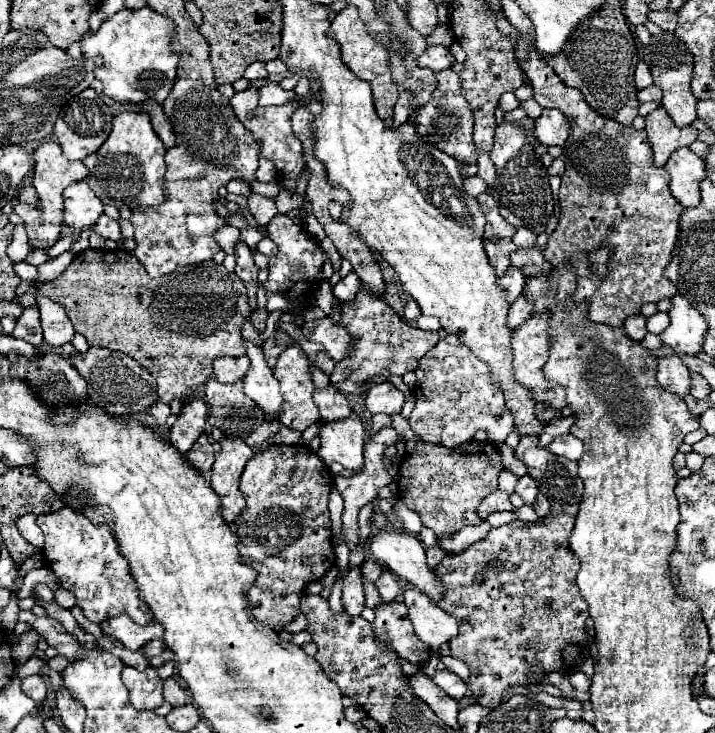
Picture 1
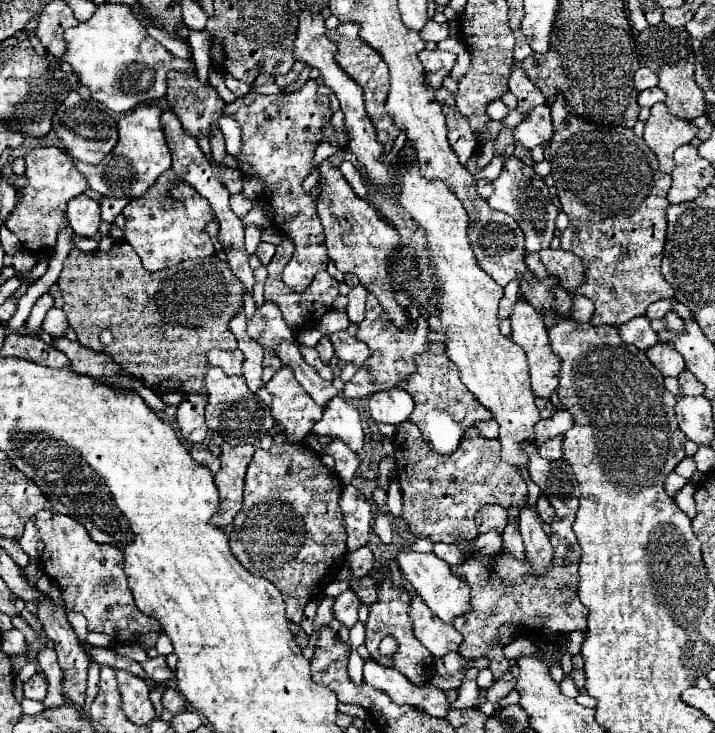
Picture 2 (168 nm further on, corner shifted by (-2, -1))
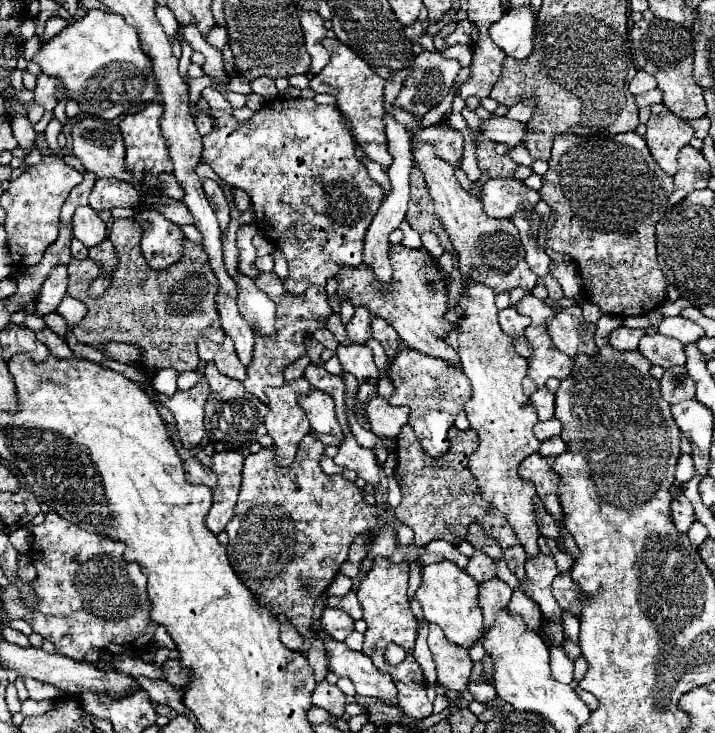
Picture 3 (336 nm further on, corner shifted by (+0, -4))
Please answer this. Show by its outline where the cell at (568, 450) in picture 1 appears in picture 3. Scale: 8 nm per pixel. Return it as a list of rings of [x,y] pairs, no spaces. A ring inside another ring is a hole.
[[[552,436],[552,438],[548,438],[548,440],[544,440],[542,442],[542,446],[540,446],[540,456],[544,456],[544,458],[548,458],[548,456],[558,456],[560,452],[564,452],[566,450],[566,444],[564,444],[564,440],[560,438],[560,436]]]

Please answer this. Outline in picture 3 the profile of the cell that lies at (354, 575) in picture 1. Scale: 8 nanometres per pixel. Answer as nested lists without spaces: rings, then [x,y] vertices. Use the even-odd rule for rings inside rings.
[[[326,608],[320,620],[320,628],[334,640],[344,640],[354,630],[354,620],[342,608]]]

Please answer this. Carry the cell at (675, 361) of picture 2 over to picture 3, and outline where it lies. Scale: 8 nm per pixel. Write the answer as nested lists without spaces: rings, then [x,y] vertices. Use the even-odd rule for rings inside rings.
[[[654,334],[654,336],[644,336],[638,346],[640,354],[646,356],[654,366],[662,368],[672,368],[672,366],[684,366],[686,356],[684,356],[684,344],[680,340]]]

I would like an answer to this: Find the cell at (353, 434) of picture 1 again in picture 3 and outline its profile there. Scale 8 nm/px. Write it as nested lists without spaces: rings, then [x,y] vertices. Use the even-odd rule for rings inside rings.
[[[312,390],[308,396],[300,398],[300,406],[306,410],[306,416],[314,432],[332,434],[340,442],[344,440],[342,426],[334,414],[334,400],[328,394],[320,390]]]

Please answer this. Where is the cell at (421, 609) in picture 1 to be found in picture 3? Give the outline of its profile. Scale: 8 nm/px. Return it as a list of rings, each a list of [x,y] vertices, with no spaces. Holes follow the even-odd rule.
[[[430,624],[428,646],[436,662],[438,682],[444,688],[464,692],[472,670],[472,660],[468,656],[468,650],[464,646],[448,642],[444,632],[440,632],[436,624]]]

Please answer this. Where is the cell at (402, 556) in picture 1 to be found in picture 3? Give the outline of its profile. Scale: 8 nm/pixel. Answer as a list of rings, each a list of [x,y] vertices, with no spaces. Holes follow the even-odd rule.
[[[442,560],[422,566],[422,584],[416,590],[416,600],[422,606],[424,618],[438,624],[446,638],[454,644],[470,648],[482,636],[482,610],[478,606],[478,582],[460,570],[454,562]]]

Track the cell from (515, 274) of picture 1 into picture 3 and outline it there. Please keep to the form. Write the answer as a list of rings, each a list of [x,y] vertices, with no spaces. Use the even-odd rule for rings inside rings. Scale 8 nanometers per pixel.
[[[510,306],[510,308],[504,308],[504,310],[498,314],[498,320],[500,320],[502,330],[504,330],[508,336],[518,336],[518,334],[522,334],[522,330],[530,324],[530,320],[528,320],[528,318],[522,318],[512,306]]]

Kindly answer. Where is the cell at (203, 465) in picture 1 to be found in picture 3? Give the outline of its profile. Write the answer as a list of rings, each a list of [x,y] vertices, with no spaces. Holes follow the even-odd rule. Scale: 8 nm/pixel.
[[[194,456],[184,462],[184,472],[186,472],[186,480],[192,484],[206,484],[210,488],[216,486],[216,474],[212,472],[212,468],[200,464]]]

